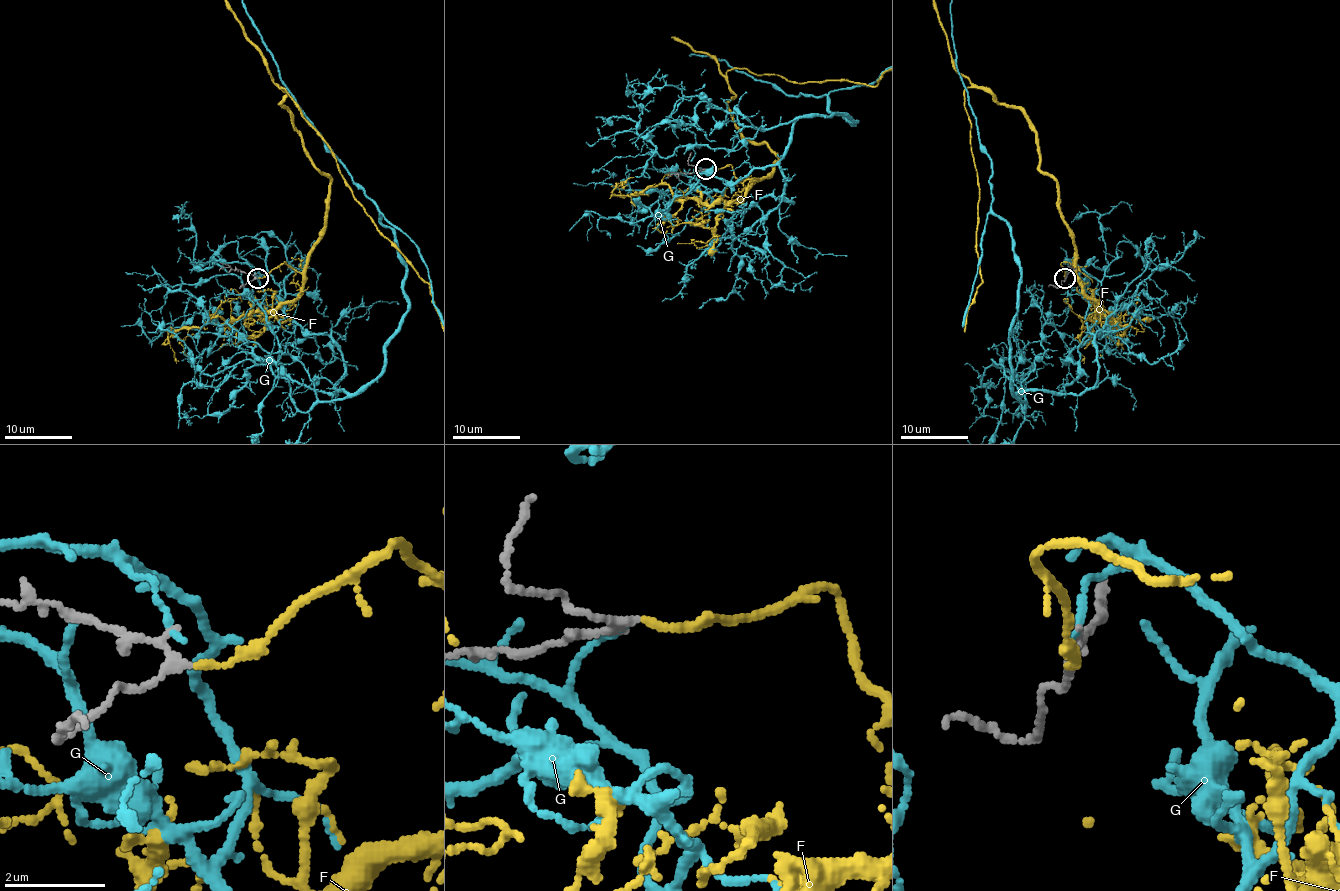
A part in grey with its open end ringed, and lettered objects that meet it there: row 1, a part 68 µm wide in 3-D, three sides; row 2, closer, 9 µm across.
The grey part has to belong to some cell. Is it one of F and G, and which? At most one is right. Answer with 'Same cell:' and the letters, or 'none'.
Same cell: F

